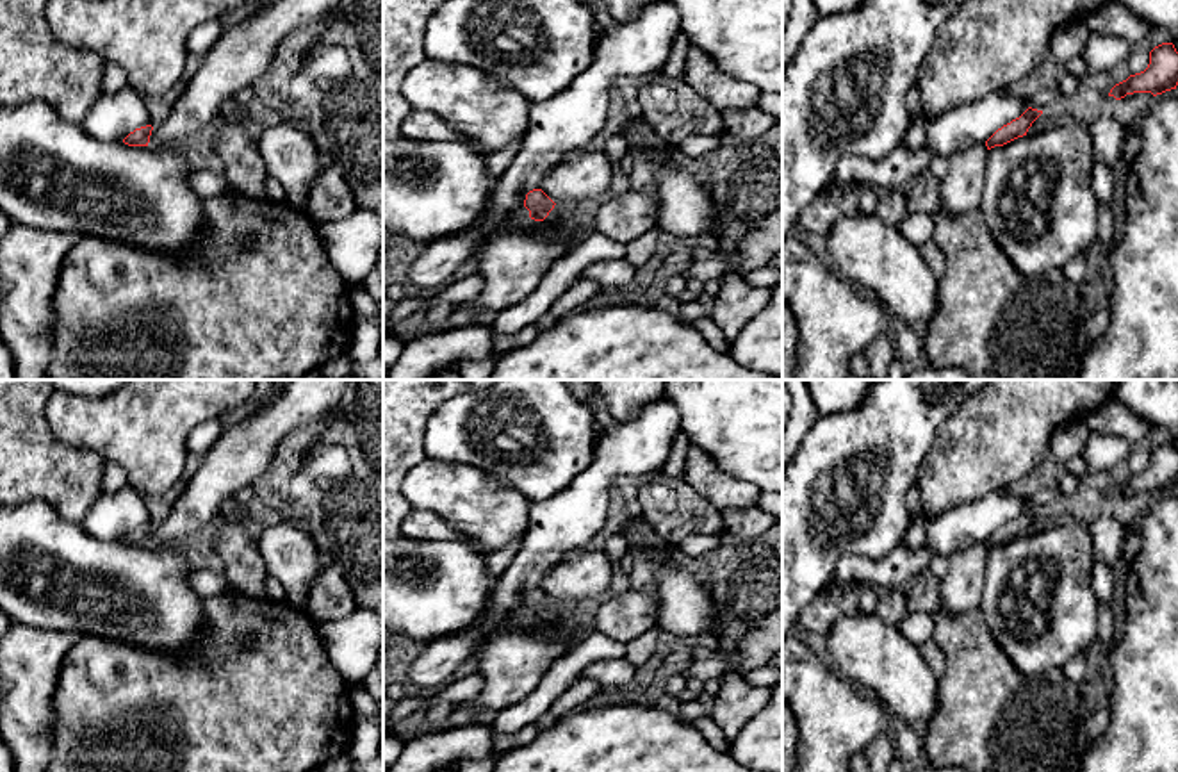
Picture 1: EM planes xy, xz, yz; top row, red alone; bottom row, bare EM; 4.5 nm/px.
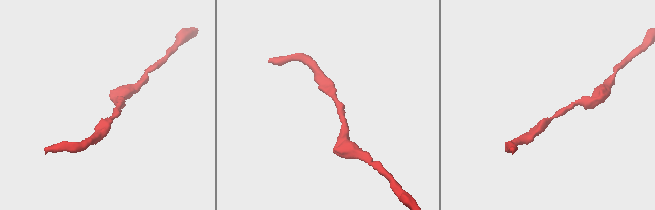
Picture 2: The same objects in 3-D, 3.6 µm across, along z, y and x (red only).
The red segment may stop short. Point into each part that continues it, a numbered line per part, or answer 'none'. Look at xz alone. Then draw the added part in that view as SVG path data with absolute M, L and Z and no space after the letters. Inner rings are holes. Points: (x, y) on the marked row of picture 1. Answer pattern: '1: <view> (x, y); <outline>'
none

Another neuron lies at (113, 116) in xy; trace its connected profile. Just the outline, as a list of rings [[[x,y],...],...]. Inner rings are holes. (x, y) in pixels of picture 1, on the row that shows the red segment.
[[[125,87],[114,94],[102,94],[80,127],[98,141],[116,143],[146,125],[150,125],[150,111],[144,98]]]

